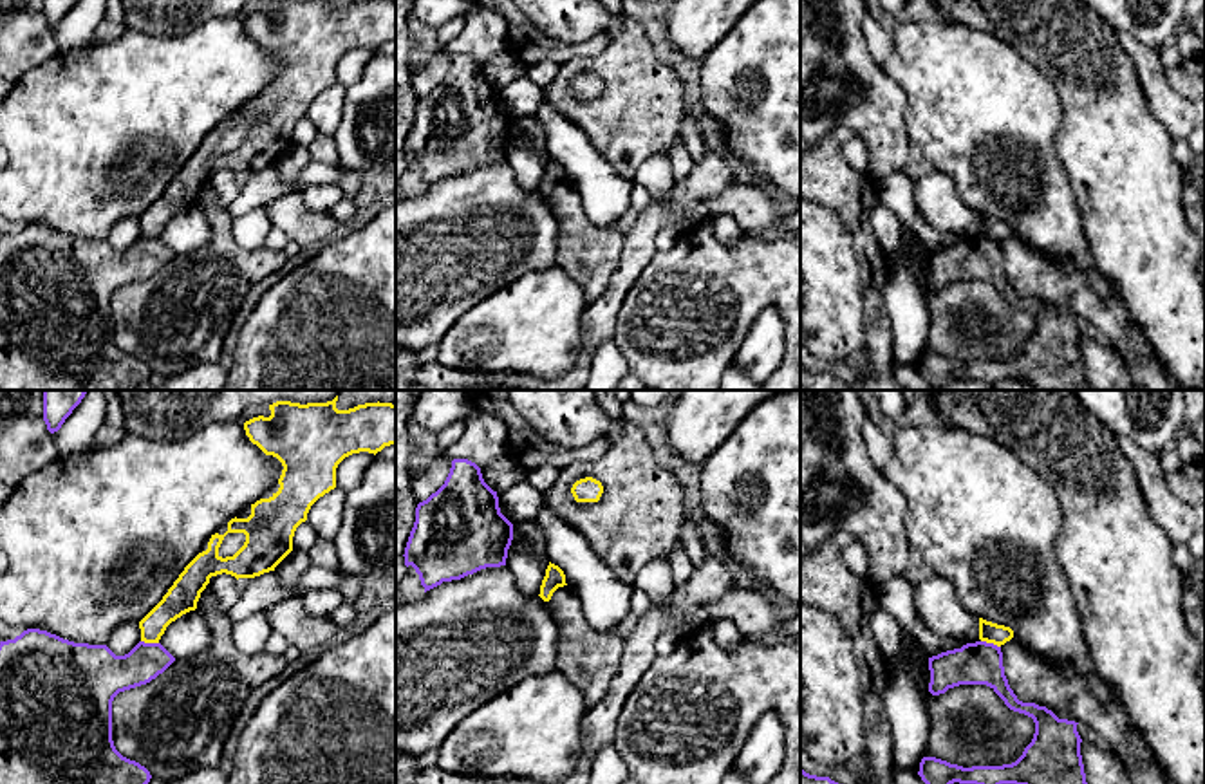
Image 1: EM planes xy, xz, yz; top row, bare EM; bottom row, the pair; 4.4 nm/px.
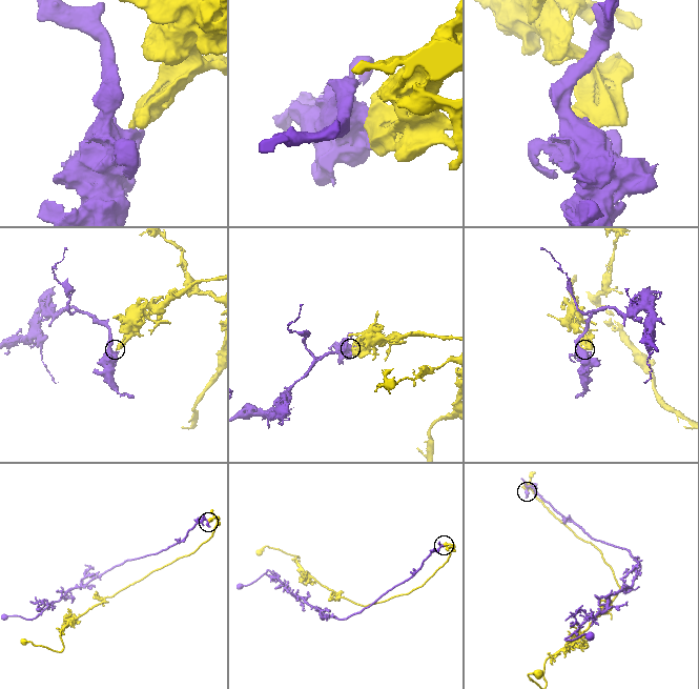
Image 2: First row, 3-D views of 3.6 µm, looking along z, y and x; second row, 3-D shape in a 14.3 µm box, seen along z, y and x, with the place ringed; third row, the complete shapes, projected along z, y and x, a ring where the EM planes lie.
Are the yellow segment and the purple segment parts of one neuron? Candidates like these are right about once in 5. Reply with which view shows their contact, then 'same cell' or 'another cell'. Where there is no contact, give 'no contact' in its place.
yz | another cell

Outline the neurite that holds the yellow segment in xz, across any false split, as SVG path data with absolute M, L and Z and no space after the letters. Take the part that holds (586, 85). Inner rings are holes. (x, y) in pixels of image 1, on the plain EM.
M585 72L573 79L571 89L576 98L598 98L603 89L603 81L600 76Z

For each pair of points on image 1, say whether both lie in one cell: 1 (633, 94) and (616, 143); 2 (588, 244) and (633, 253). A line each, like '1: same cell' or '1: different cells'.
1: same cell
2: different cells

